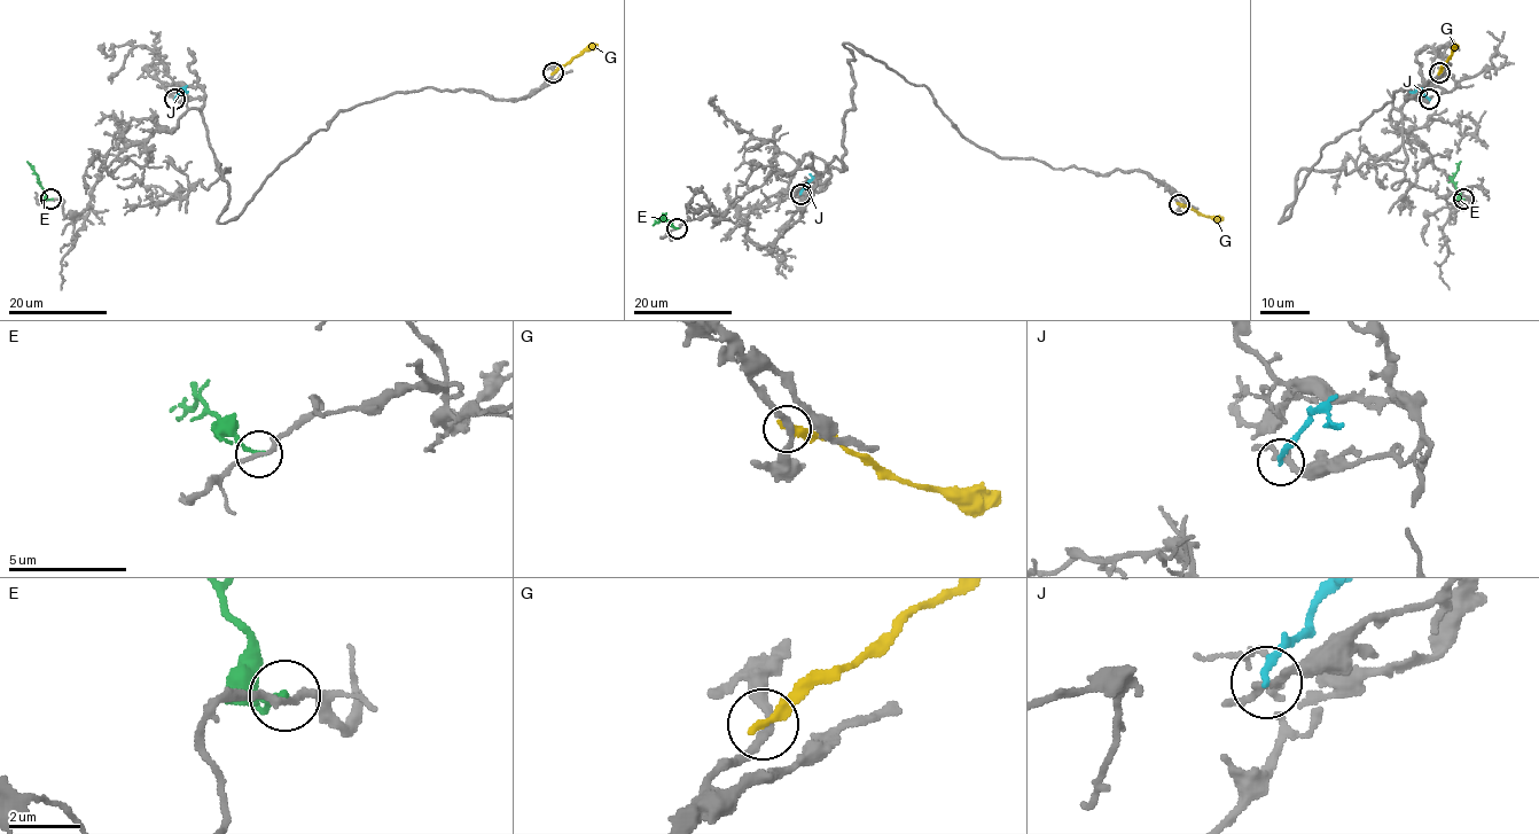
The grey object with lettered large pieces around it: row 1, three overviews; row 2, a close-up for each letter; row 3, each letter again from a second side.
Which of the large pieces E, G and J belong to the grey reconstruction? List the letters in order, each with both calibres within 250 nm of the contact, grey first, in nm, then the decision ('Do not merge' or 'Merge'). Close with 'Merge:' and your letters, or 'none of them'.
E: Thickness 180 nm (grey) against 190 nm. Do not merge
G: Thickness 200 nm (grey) against 320 nm. Do not merge
J: Thickness 200 nm (grey) against 190 nm. Do not merge
Merge: none of them

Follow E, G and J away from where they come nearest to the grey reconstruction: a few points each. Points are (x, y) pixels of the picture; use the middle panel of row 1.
E: (677, 228), (663, 216), (653, 225)
G: (1178, 204), (1201, 215), (1223, 219)
J: (801, 194), (812, 178), (810, 174)

